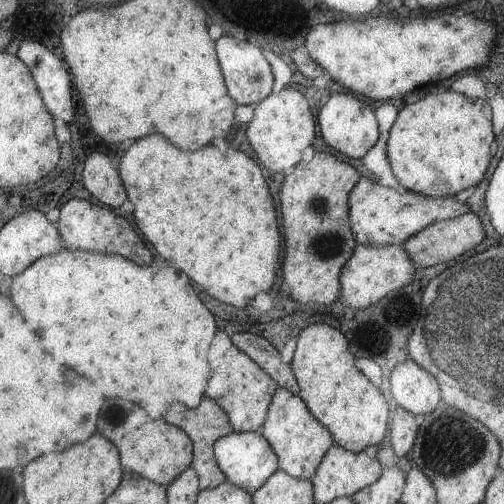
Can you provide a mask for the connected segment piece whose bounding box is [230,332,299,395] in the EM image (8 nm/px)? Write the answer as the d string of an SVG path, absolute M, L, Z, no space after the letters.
M247 332L233 334L230 339L240 351L243 351L259 368L262 368L277 386L288 390L291 394L298 394L299 387L293 376L292 368L280 359L280 353L269 344L268 340L247 334Z

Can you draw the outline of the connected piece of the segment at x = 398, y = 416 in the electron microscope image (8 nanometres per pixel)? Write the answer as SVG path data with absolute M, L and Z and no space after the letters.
M397 407L389 418L389 446L397 456L403 456L411 450L415 442L415 432L417 432L417 416Z

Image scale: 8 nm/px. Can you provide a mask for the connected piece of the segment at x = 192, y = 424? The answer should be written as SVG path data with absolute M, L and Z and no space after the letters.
M207 395L201 399L199 406L194 409L187 408L184 404L173 404L162 416L169 424L180 428L192 442L192 459L190 465L195 470L200 489L212 489L226 480L225 475L217 466L217 461L213 456L213 443L222 436L231 434L231 423L225 411Z

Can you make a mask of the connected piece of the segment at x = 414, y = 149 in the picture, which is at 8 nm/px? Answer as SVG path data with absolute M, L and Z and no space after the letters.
M451 89L405 106L389 129L385 144L393 176L407 191L434 199L475 187L485 176L493 152L491 115L487 100L467 98Z

